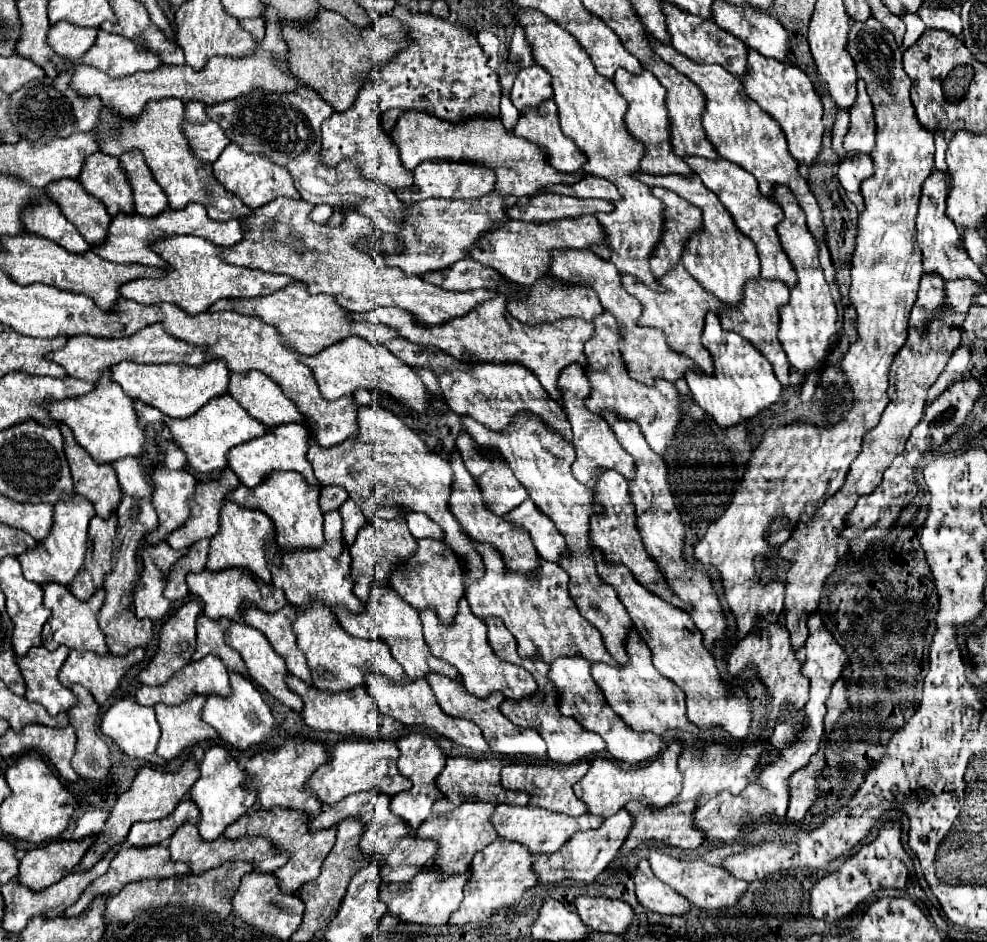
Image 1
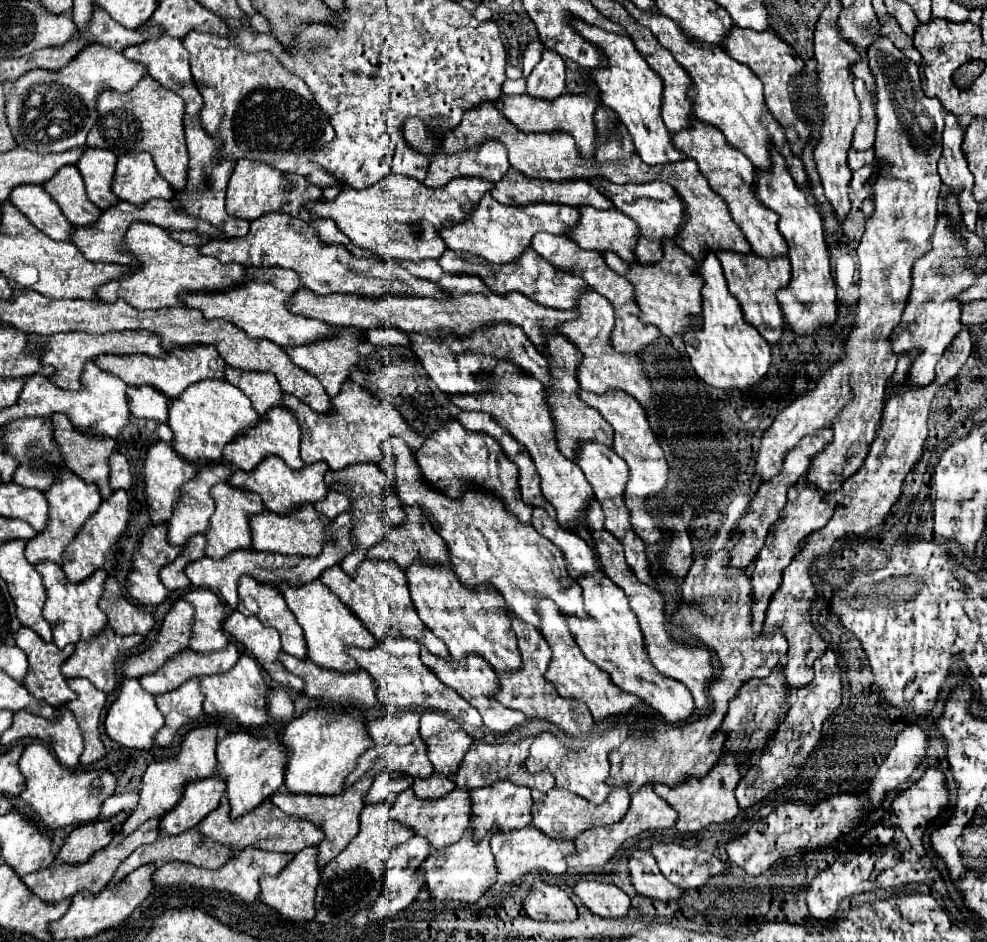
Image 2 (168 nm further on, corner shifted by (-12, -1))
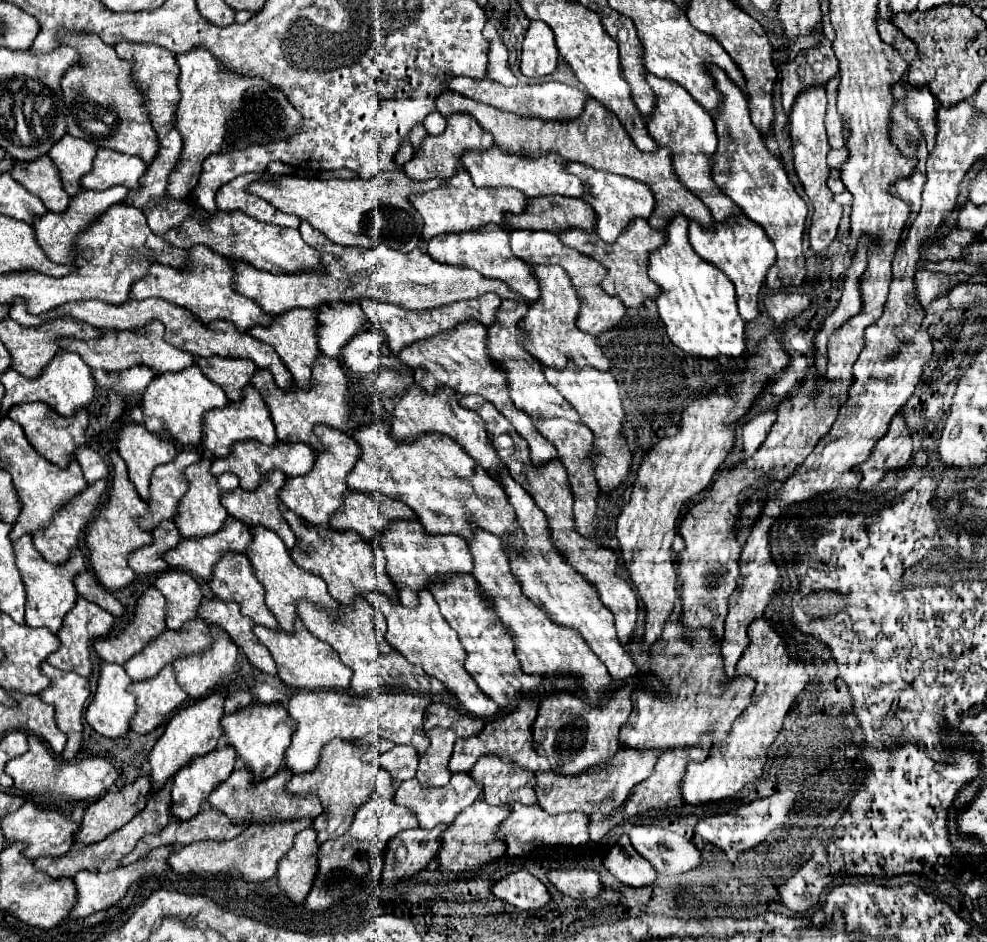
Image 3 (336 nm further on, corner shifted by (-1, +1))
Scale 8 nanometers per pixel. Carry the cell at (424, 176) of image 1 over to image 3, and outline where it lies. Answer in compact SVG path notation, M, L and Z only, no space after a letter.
M452 115L446 119L446 131L442 135L428 135L422 143L420 153L414 153L414 159L404 165L404 173L414 181L426 181L434 177L452 177L458 173L458 167L462 163L464 151L482 151L490 149L494 145L494 139L488 131L484 131L474 117L470 115Z

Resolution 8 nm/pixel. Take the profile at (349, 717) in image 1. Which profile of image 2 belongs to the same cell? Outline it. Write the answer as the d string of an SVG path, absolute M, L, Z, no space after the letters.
M281 651L281 663L291 671L295 673L297 677L301 677L305 681L305 689L303 693L307 697L313 697L317 701L321 701L323 705L339 705L341 707L347 707L347 705L353 705L353 707L359 707L363 711L371 709L371 707L377 707L381 705L377 701L377 693L375 693L375 683L373 679L369 677L369 673L365 669L359 669L359 671L351 671L351 673L341 673L341 671L329 671L329 669L323 669L323 667L317 667L317 663L313 663L311 659L297 659L289 653L283 653Z

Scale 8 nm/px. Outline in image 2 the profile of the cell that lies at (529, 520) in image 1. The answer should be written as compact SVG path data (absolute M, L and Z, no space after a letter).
M533 507L533 527L563 551L569 575L583 589L585 613L589 615L589 619L573 619L573 615L565 615L565 621L569 623L569 631L573 631L573 637L577 639L577 645L581 647L583 655L595 665L599 665L603 671L607 671L611 675L611 681L617 687L649 703L667 723L675 725L677 721L681 723L689 719L691 713L695 711L695 703L691 699L689 689L683 683L669 679L667 675L661 675L653 667L653 663L649 663L649 657L643 645L643 635L631 611L629 599L621 591L621 587L617 587L611 579L605 577L599 565L597 551L589 543L585 543L579 535L559 529L559 525L553 519L549 519L545 509L541 507Z

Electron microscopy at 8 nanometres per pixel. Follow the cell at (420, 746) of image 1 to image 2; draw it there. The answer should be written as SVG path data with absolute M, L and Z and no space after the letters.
M429 713L421 717L421 737L429 745L429 759L435 765L435 771L445 769L443 773L457 771L463 755L471 749L473 737L449 715Z

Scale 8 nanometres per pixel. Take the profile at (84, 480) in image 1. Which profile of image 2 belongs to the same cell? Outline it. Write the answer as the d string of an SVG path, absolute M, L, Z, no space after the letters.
M51 415L49 417L53 421L55 433L53 433L53 441L57 443L61 457L65 459L65 465L77 475L81 477L85 483L95 483L103 495L103 499L107 499L111 495L109 489L109 463L107 457L113 453L115 441L113 439L89 439L89 435L81 435L81 431L77 431L71 421L67 419L67 415Z

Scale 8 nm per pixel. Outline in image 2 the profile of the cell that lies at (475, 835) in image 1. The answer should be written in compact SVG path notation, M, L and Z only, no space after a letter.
M493 783L493 787L479 787L477 791L471 791L471 801L473 801L473 831L475 839L481 839L485 833L491 831L493 825L499 827L499 831L511 831L511 829L521 829L531 823L531 807L533 807L533 797L527 787L517 787L515 783Z

